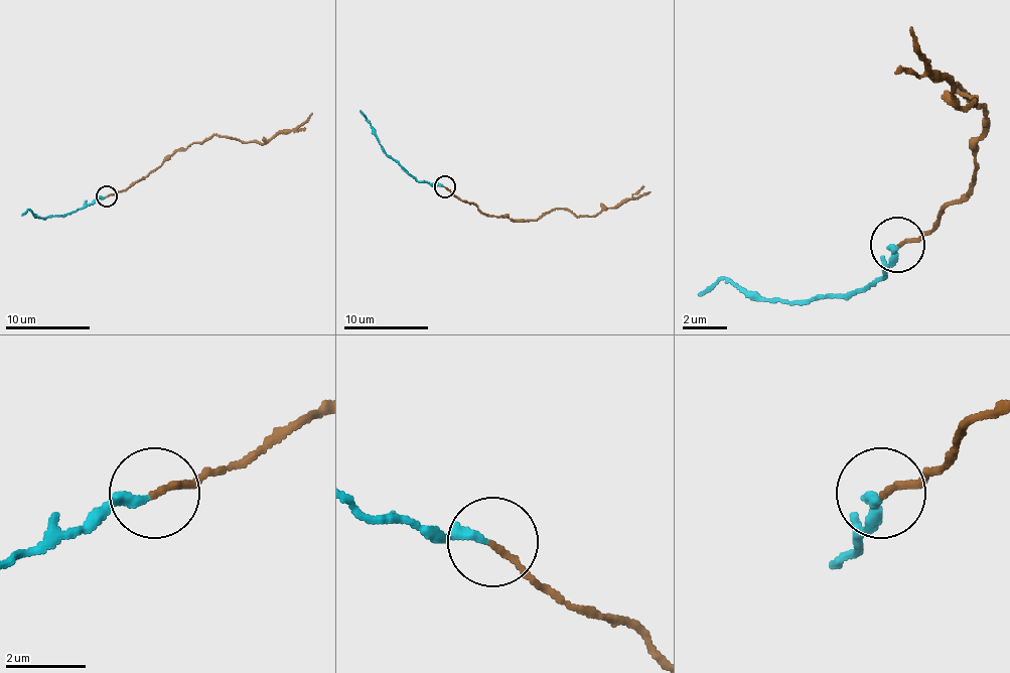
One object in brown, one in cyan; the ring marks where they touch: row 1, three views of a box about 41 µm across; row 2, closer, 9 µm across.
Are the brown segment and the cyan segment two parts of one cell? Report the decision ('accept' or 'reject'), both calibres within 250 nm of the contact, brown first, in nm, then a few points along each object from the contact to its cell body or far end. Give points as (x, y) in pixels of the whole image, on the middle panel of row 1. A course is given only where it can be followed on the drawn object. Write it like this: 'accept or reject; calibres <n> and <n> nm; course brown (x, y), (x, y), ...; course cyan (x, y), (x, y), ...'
reject; calibres 150 and 260 nm; course brown (444, 187), (486, 215), (510, 219), (540, 219), (554, 209), (569, 209), (578, 217), (599, 215), (650, 191); course cyan (444, 187), (415, 180), (381, 147), (375, 128), (359, 111)

